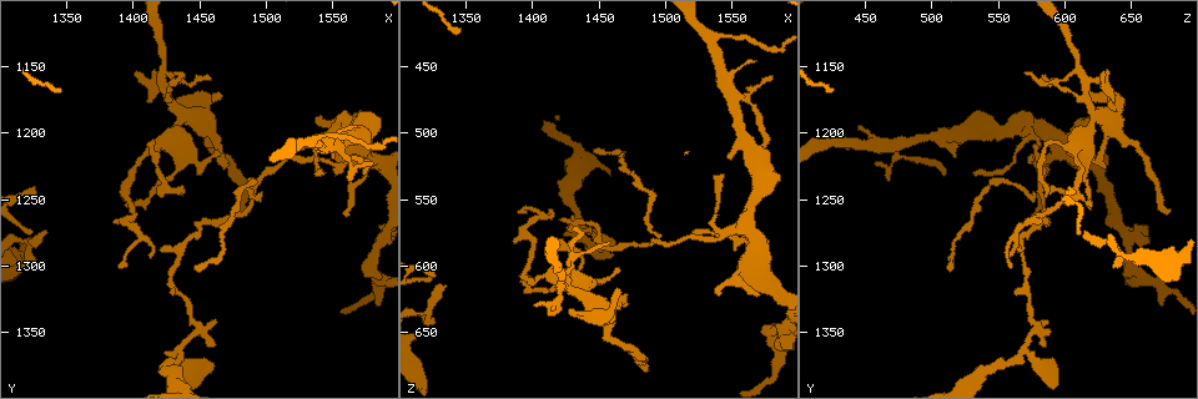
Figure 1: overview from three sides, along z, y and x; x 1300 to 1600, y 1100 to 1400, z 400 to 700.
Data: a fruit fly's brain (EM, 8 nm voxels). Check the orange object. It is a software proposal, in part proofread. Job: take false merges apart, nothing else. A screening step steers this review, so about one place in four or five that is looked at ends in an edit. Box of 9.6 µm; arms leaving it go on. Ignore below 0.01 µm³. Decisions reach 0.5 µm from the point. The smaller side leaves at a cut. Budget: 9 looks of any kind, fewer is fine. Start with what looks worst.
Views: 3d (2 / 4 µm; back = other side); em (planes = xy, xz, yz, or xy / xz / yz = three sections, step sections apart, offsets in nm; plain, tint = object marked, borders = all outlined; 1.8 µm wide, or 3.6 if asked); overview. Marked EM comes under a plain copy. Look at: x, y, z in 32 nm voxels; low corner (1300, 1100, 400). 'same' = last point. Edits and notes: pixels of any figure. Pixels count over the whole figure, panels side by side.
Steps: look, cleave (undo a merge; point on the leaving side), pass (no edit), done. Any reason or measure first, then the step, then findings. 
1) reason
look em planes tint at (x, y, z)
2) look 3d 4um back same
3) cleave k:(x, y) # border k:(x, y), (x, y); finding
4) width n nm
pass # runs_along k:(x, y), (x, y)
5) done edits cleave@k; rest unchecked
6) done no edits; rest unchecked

thin neck
look em xy step 16 tint at (1320, 1282, 634)

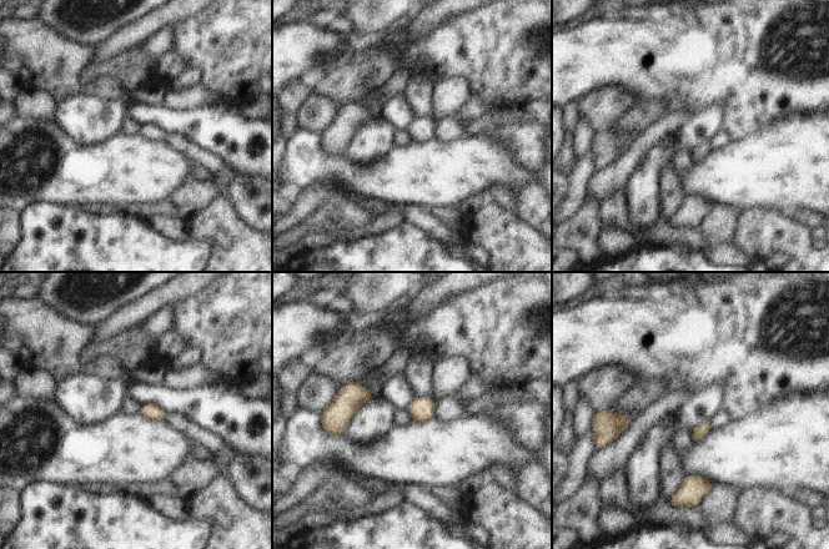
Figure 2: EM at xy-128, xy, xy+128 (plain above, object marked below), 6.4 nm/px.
look em yz step 8 tint same

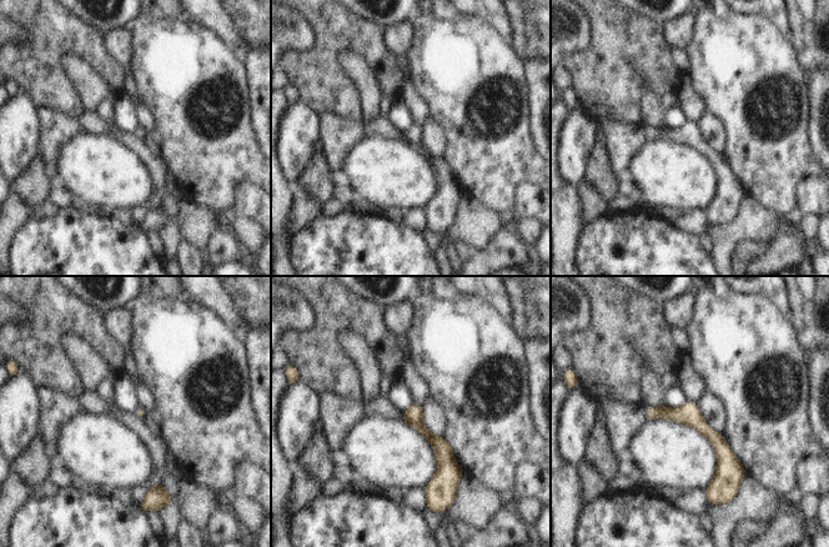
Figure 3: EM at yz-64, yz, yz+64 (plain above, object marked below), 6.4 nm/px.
pass # runs_along 3:(649, 410), (691, 415), (721, 445), (718, 485); all the same neuron

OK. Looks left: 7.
closes a loop
look 3d 2um at (1402, 1254, 616)

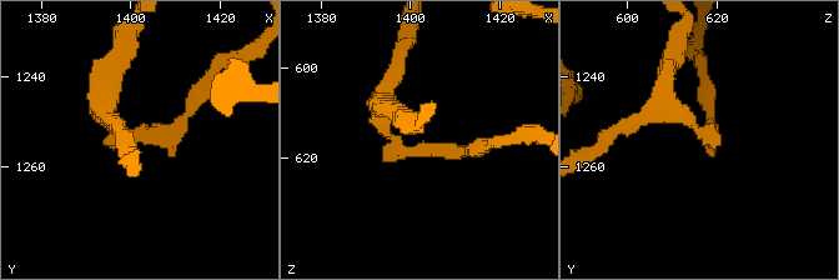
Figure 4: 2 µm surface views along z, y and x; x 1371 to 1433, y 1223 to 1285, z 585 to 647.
shape alone is not enough
look em planes borders at (1403, 1253, 619)

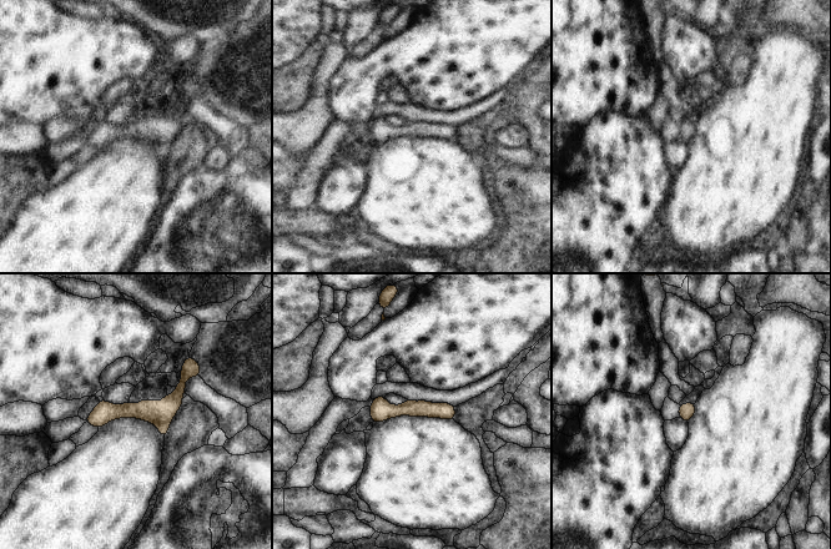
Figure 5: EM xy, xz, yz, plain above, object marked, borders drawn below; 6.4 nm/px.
width 100 nm
pass # runs_along 5:(190, 366), (161, 411), (90, 419); continuous, no second neuron

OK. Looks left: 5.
thin neck
look em 3.6um xz step 4 tint at (1570, 1216, 590)

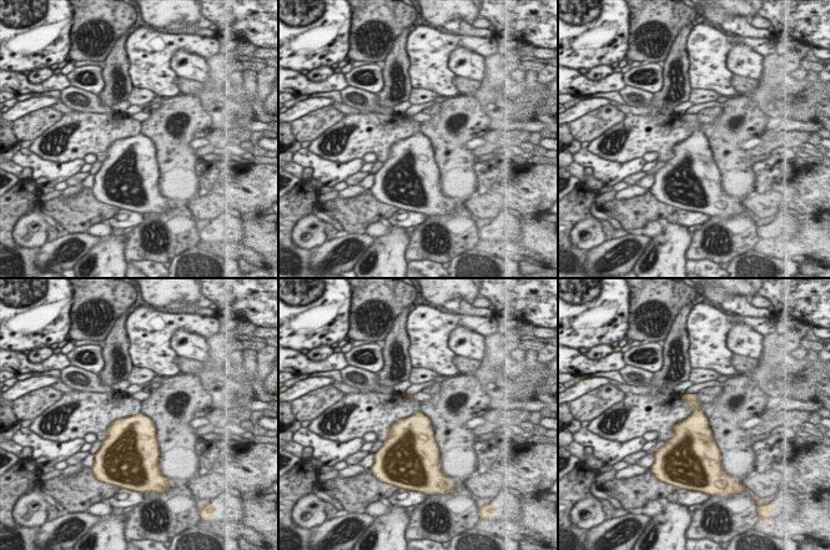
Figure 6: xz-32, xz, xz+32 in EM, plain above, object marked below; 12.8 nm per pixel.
another direction
look em 3.6um planes tint same

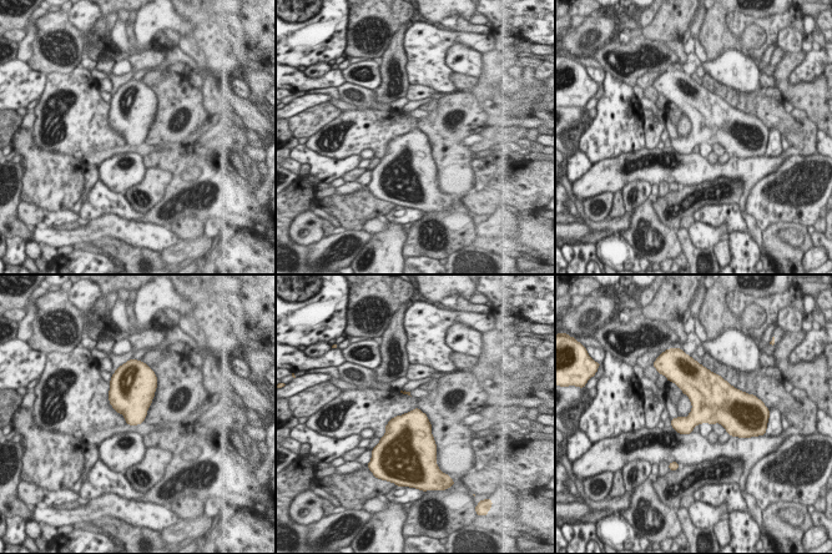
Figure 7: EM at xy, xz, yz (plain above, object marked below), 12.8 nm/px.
pass # one neuron here

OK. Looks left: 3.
arms part here
look em 3.6um yz step 8 tint at (1560, 1204, 510)

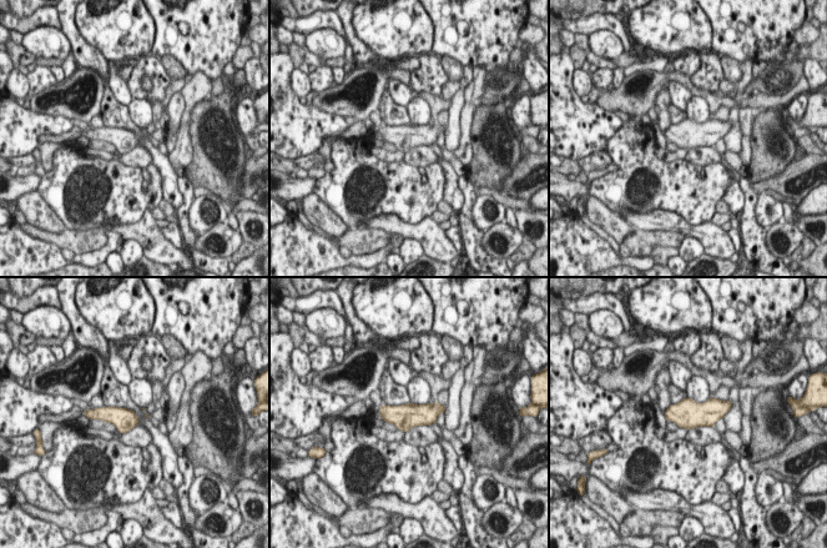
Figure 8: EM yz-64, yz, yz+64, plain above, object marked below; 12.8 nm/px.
cut it another way
look em 3.6um xz step 8 tint same

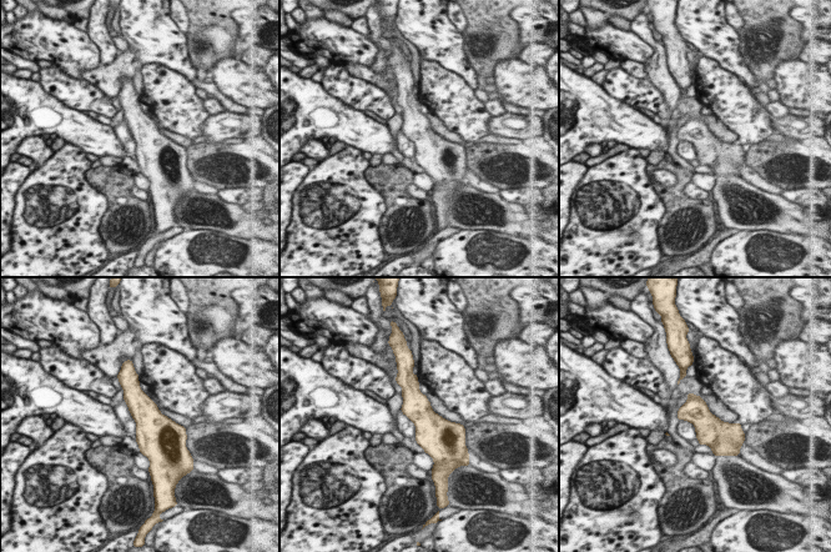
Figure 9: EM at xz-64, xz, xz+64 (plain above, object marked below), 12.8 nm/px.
pass # all the same neuron

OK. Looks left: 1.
done no edits; rest unchecked

